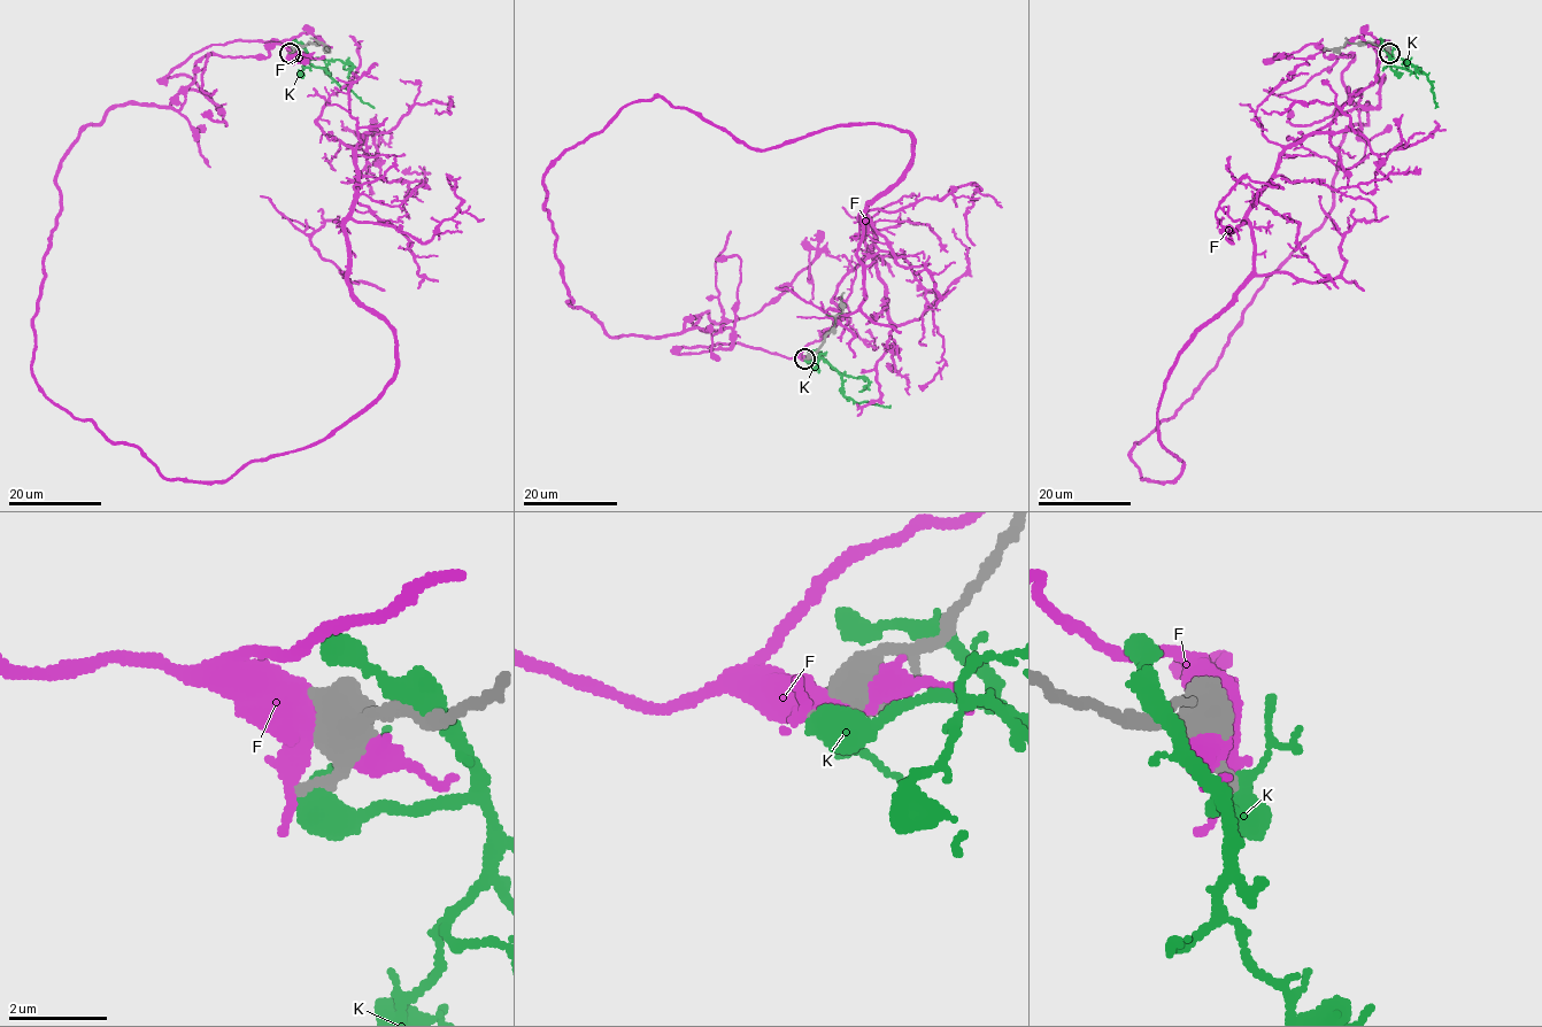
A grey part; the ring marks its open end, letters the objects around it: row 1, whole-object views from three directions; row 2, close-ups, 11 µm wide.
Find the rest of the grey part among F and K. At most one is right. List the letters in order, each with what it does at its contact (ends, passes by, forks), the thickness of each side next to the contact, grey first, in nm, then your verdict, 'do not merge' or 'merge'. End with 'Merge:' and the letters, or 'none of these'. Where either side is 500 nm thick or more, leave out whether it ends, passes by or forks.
F: it passes by | 180/280 nm | do not merge
K: it forks | 280/360 nm | do not merge
Merge: none of these

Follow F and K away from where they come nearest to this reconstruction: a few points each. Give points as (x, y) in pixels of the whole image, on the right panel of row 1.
F: (1389, 53), (1141, 478), (1180, 473), (1164, 380), (1280, 154), (1356, 132), (1261, 109)
K: (1389, 53), (1389, 61), (1395, 67), (1427, 75), (1435, 108)

